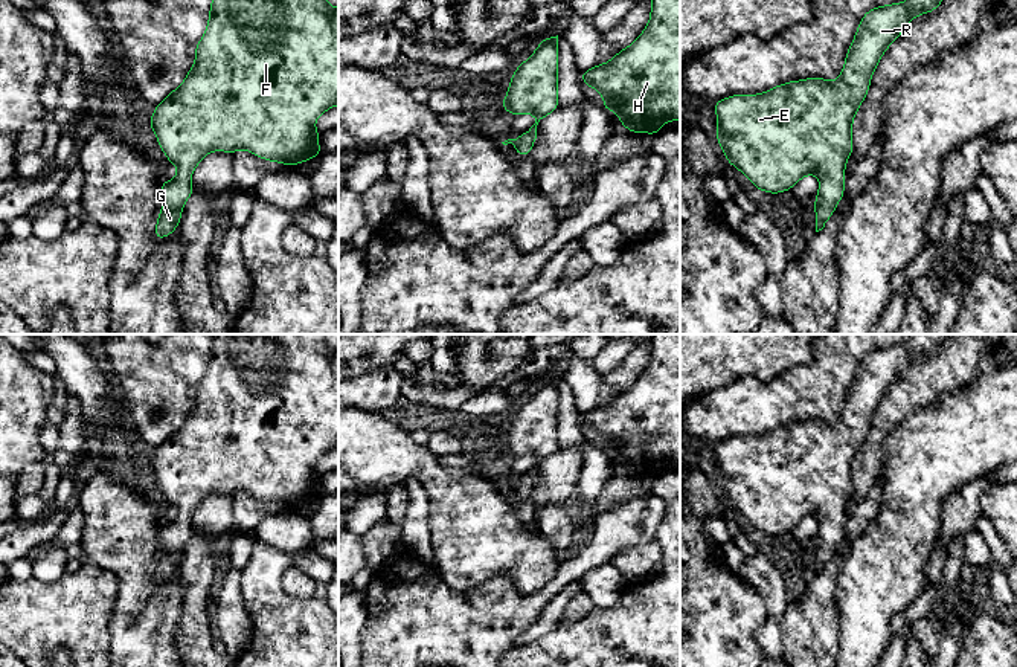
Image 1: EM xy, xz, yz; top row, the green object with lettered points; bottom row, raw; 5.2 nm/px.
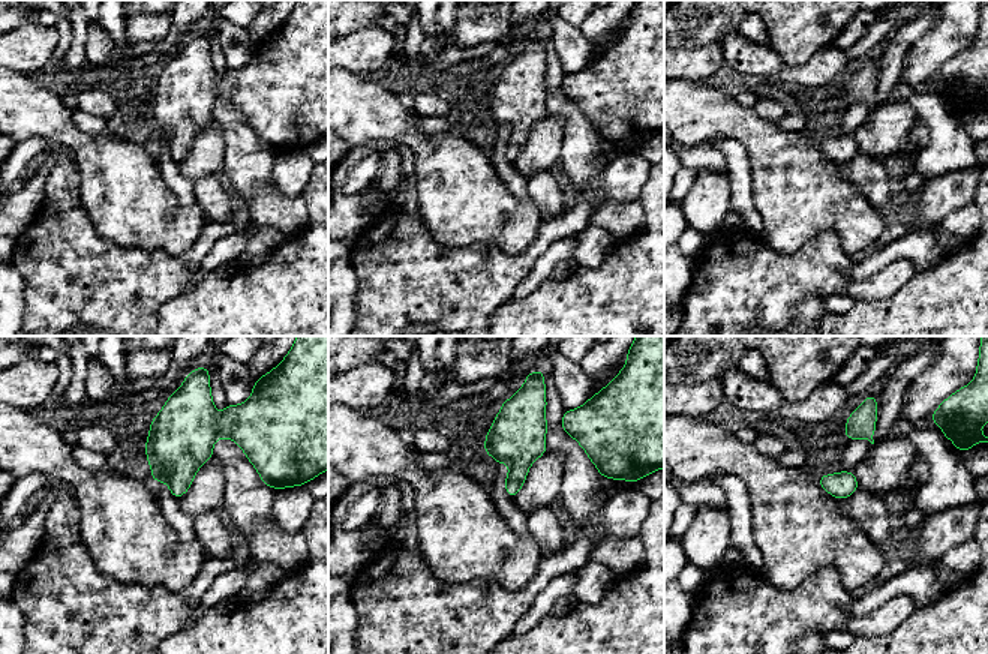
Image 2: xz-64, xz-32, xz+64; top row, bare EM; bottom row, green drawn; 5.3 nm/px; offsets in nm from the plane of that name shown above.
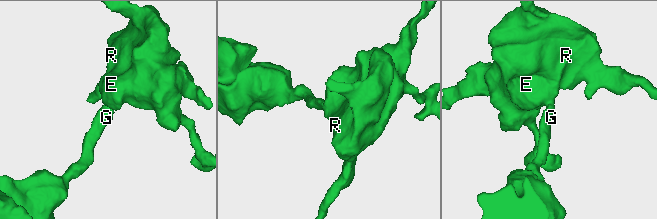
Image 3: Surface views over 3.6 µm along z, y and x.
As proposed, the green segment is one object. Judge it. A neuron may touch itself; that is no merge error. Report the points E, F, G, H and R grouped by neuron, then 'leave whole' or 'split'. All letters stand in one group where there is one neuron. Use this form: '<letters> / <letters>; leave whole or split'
E F G H R; leave whole

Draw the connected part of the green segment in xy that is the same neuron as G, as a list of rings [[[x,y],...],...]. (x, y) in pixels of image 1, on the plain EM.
[[[215,334],[210,343],[207,369],[195,388],[194,408],[188,414],[184,423],[156,447],[148,464],[151,472],[156,475],[157,484],[168,504],[174,505],[178,511],[174,522],[163,522],[160,528],[160,542],[163,549],[157,557],[154,580],[163,582],[178,569],[184,545],[195,531],[191,524],[191,517],[197,507],[210,493],[226,493],[233,496],[238,491],[249,491],[256,499],[268,504],[281,504],[285,508],[303,505],[308,501],[314,501],[322,496],[319,487],[320,475],[314,470],[314,466],[317,459],[334,447],[338,447],[338,350],[332,350],[326,343],[325,334]]]

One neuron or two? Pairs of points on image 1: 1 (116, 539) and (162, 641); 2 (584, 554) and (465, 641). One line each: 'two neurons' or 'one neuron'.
1: one neuron
2: one neuron

